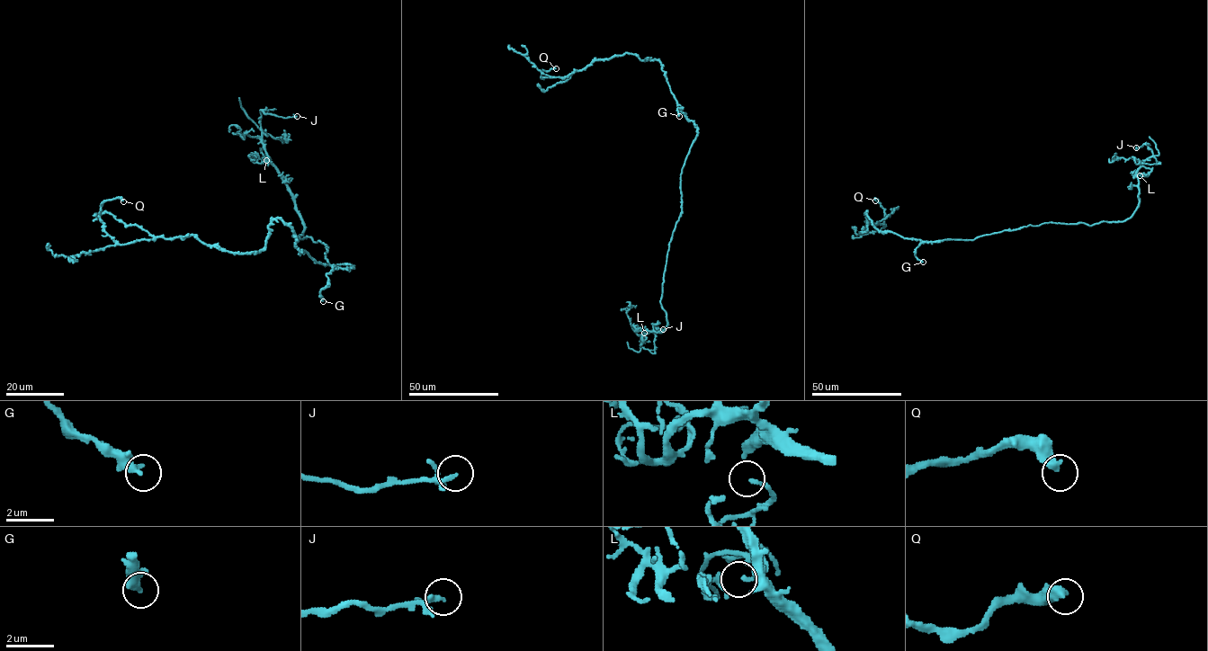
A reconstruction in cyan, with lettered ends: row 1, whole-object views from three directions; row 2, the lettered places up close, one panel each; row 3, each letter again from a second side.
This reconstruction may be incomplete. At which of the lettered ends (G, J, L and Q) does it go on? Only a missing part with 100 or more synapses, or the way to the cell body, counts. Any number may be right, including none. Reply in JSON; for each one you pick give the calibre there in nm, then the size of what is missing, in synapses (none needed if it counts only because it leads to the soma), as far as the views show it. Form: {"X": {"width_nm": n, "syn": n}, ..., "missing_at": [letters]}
{"missing_at": []}

